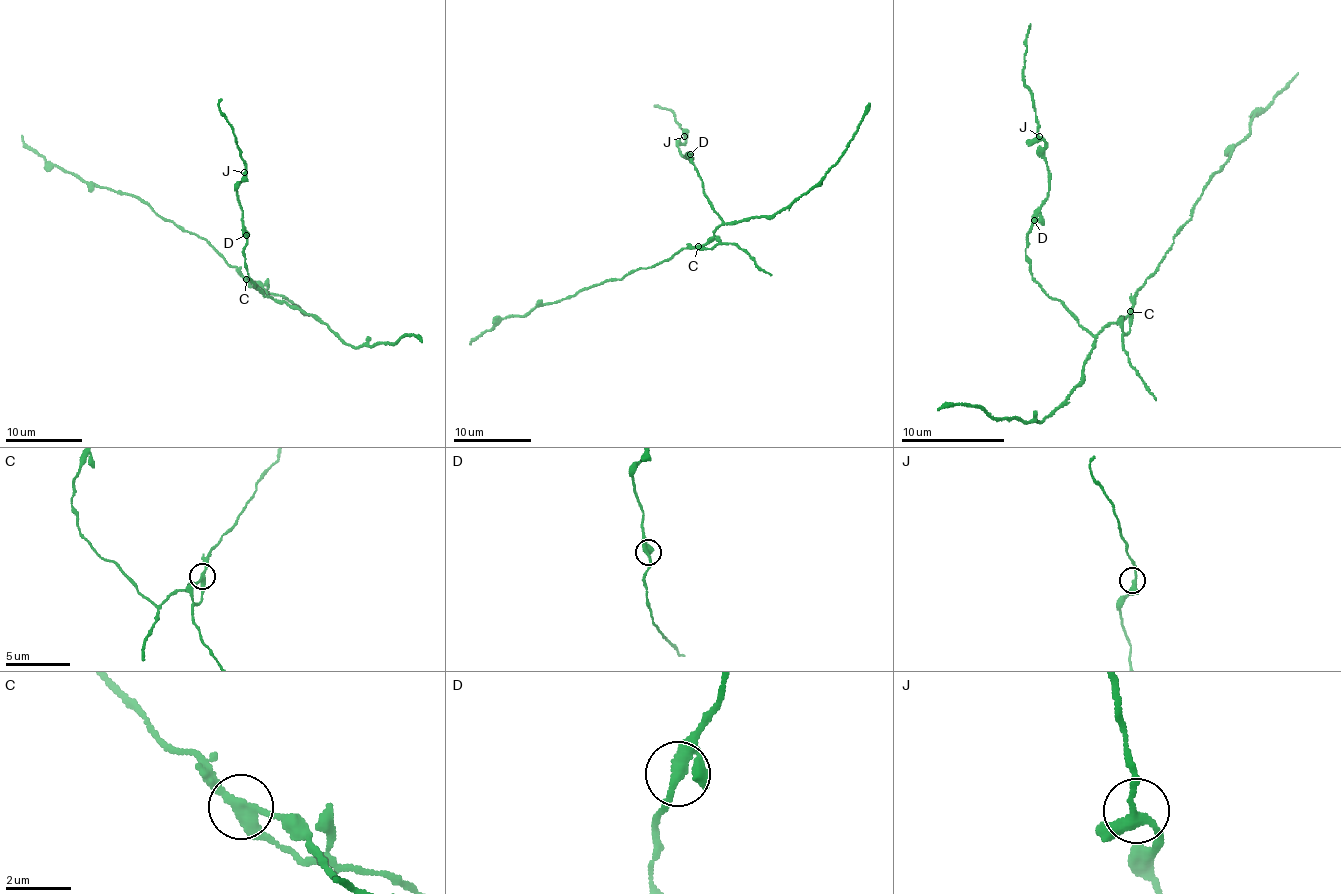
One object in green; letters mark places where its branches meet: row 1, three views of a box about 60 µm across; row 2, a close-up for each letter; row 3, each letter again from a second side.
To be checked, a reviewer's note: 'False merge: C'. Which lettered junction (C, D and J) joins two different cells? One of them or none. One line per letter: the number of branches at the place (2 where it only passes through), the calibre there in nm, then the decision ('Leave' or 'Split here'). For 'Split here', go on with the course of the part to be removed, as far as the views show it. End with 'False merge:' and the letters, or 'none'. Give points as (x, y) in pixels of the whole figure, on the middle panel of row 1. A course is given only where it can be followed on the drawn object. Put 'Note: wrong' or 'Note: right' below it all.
C: Branches: 3. Thickness 280 nm. Split here. Course of the part to remove: (697, 246), (707, 249), (735, 243), (762, 270), (772, 274)
D: Branches: 3. Thickness 280 nm. Leave
J: Branches: 3. Thickness 280 nm. Leave
False merge: C
Note: right

